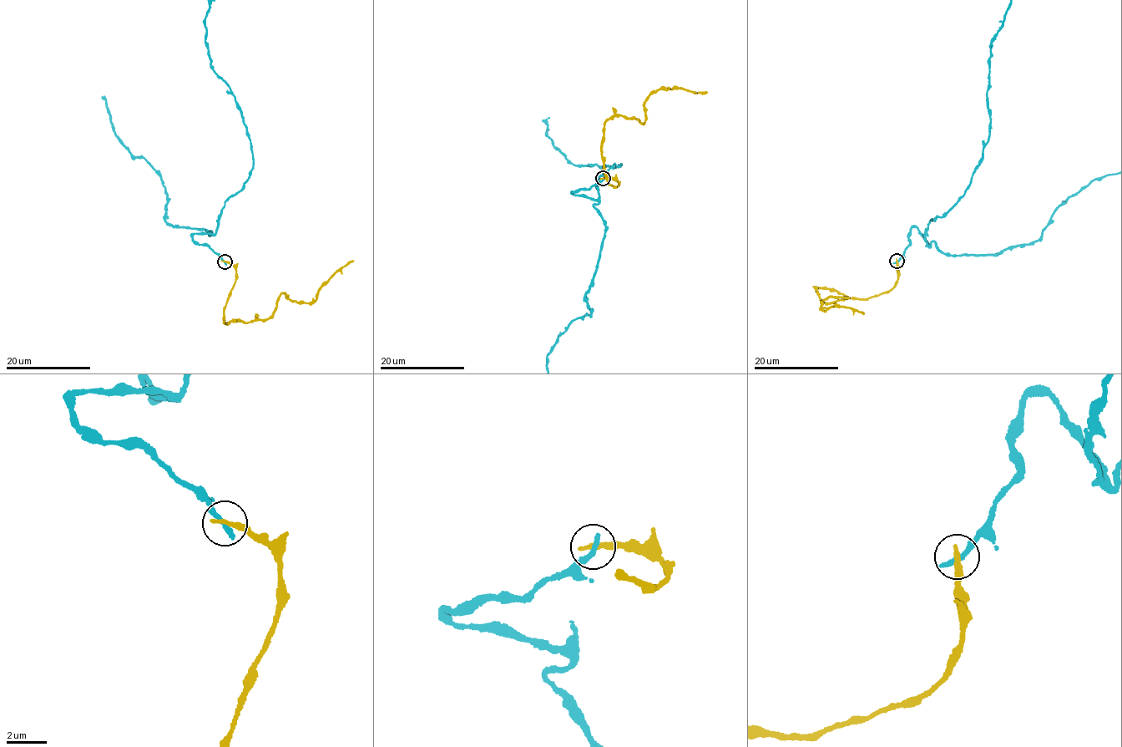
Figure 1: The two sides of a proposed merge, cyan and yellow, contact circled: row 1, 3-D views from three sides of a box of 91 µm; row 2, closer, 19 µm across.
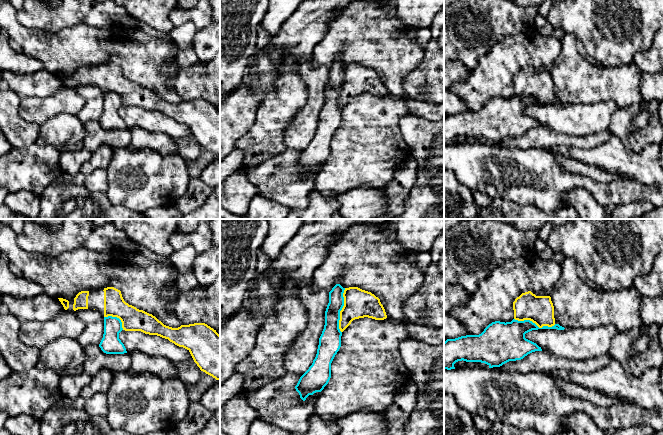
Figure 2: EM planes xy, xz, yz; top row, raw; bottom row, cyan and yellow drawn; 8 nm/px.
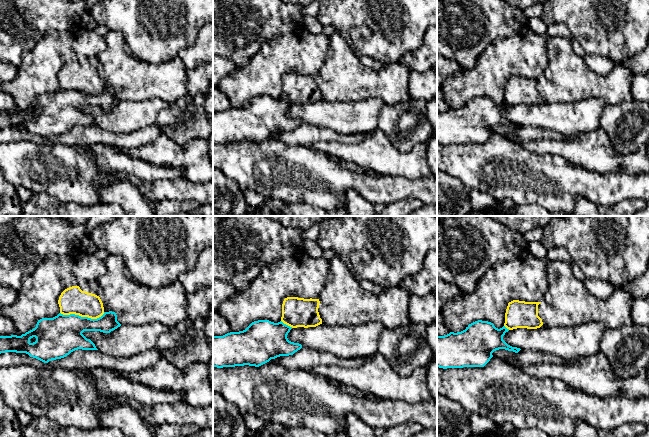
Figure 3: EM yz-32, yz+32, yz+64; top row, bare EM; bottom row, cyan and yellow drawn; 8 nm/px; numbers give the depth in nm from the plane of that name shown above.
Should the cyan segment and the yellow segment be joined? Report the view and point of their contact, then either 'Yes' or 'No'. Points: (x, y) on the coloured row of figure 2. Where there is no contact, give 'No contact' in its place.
Touches cyan at xz (341, 309). No

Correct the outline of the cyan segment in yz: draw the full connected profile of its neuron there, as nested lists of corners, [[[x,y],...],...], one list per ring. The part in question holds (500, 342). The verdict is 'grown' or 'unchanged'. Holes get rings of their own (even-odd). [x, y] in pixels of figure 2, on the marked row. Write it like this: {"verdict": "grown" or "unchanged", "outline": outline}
{"verdict": "unchanged", "outline": [[[530,320],[492,322],[479,335],[447,339],[444,342],[444,369],[455,369],[454,364],[462,360],[485,363],[489,368],[521,360],[532,352],[542,351],[536,343],[525,338],[526,333],[538,329],[565,328],[559,324],[539,328]]]}

